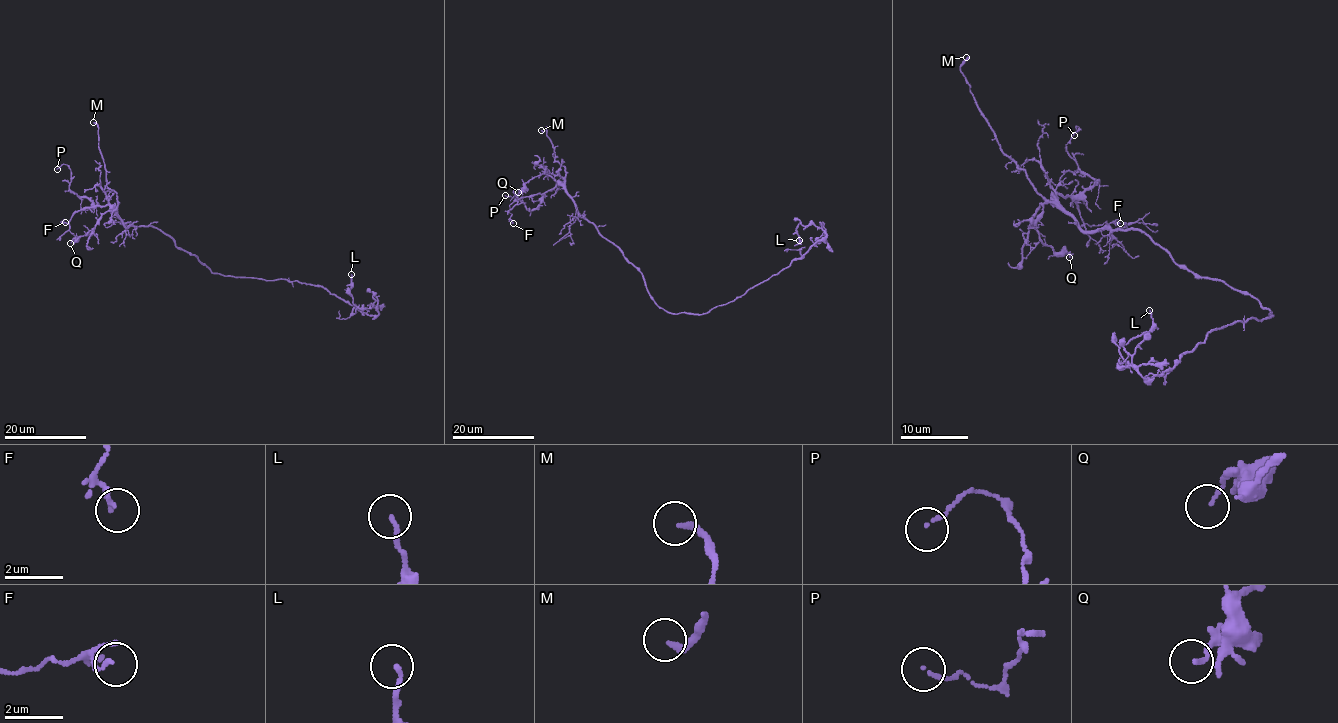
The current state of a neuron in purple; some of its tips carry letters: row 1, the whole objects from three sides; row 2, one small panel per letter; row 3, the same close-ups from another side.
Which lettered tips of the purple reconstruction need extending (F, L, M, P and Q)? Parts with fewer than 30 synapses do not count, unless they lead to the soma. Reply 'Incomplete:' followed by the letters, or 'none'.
Incomplete: M

